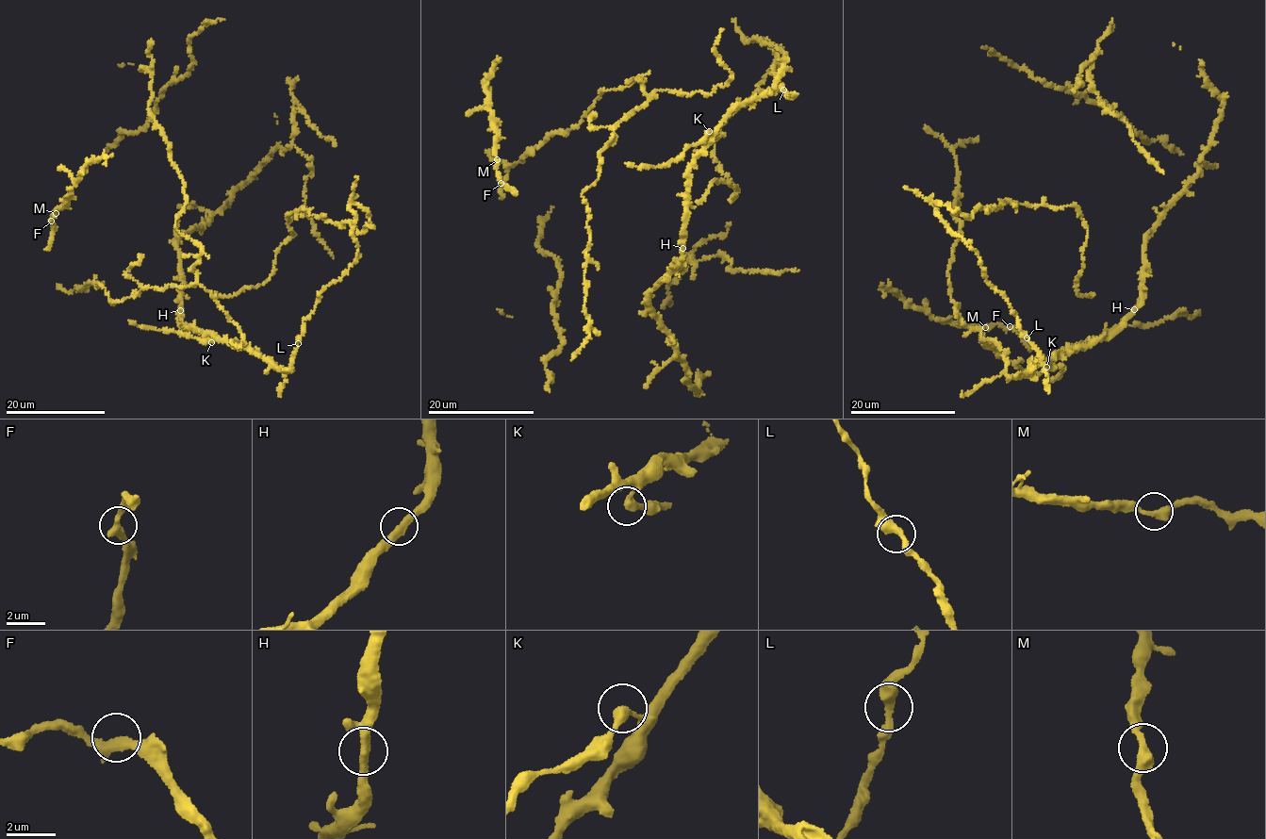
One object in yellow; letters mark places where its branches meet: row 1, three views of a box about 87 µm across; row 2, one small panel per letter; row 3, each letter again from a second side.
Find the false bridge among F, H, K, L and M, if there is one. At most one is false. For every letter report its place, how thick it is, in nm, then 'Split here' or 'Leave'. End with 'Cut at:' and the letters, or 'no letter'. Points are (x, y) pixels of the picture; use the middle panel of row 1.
F: Place: (501, 183). Thickness 400 nm. Leave
H: Place: (682, 248). Thickness 380 nm. Leave
K: Place: (709, 131). Thickness 360 nm. Leave
L: Place: (783, 90). Thickness 400 nm. Leave
M: Place: (497, 159). Thickness 400 nm. Leave
Cut at: no letter

